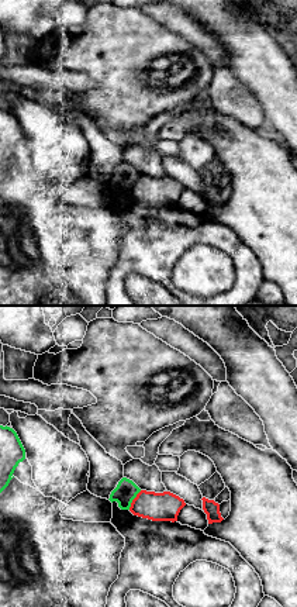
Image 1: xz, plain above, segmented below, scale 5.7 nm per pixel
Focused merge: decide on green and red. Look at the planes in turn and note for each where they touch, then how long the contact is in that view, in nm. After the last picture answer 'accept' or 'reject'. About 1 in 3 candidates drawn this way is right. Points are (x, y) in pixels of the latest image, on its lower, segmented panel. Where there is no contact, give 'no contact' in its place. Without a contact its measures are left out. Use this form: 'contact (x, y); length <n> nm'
contact (133, 499); length 130 nm

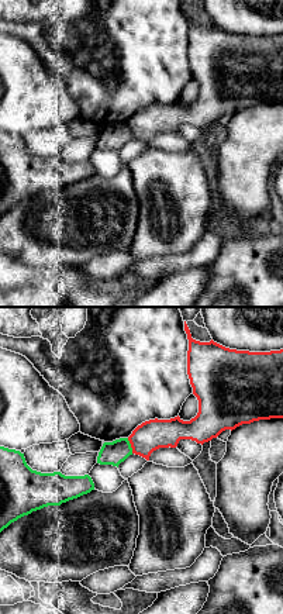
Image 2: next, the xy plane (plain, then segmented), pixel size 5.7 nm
contact (130, 445); length 90 nm

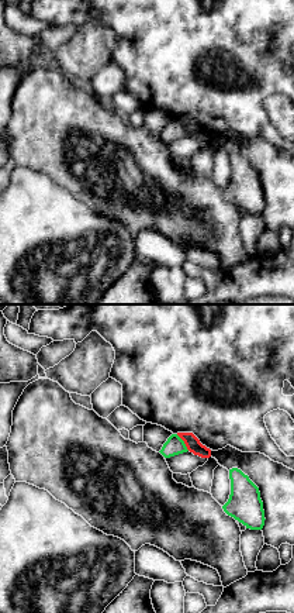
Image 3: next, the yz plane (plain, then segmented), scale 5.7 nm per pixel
contact (183, 443); length 120 nm

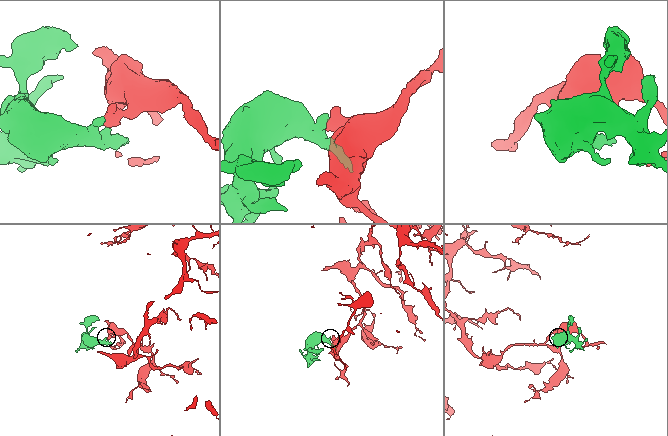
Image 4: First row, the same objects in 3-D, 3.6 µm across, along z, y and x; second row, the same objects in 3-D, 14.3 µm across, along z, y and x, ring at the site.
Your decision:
reject

